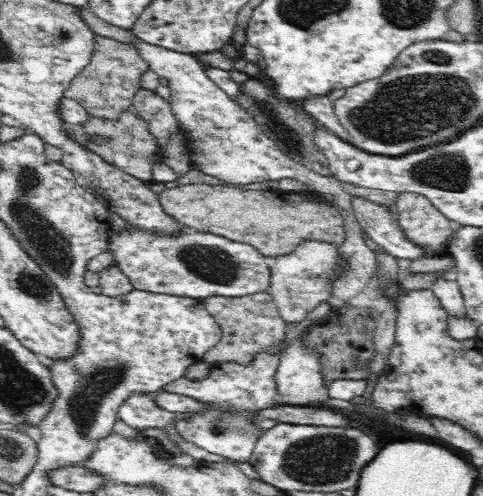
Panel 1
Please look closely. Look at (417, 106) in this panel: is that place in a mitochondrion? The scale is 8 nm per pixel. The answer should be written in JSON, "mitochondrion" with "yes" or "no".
{"mitochondrion":"yes"}

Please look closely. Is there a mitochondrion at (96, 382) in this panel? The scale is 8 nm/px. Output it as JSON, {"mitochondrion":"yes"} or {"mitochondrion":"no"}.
{"mitochondrion":"yes"}

